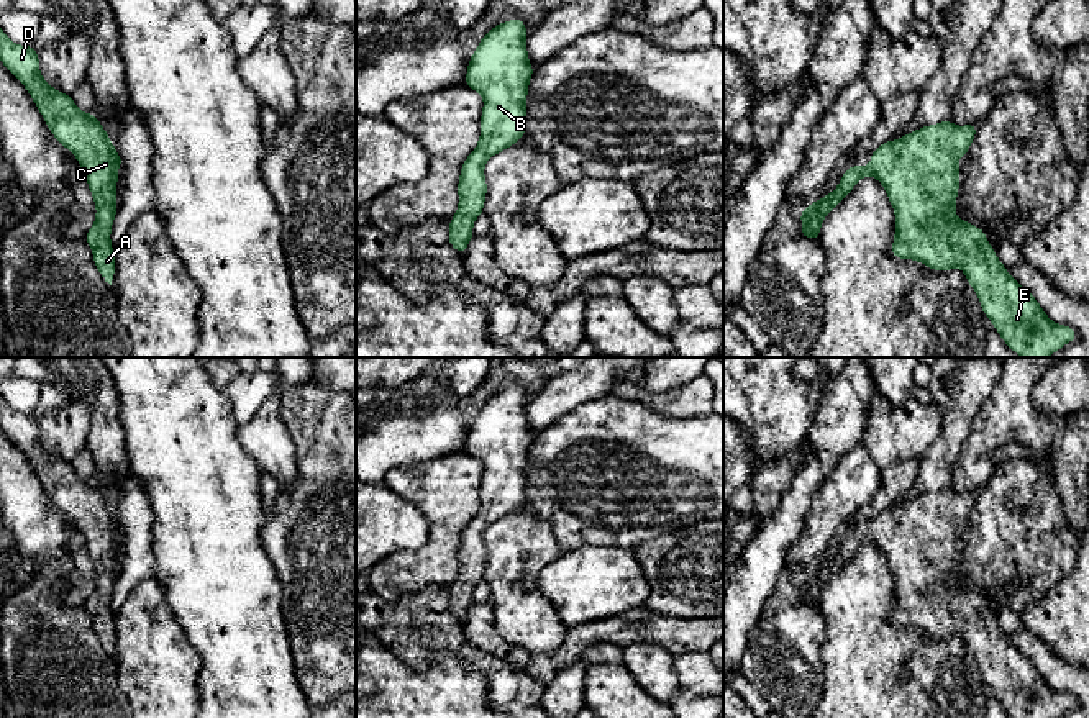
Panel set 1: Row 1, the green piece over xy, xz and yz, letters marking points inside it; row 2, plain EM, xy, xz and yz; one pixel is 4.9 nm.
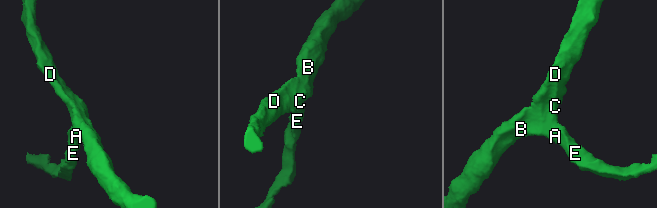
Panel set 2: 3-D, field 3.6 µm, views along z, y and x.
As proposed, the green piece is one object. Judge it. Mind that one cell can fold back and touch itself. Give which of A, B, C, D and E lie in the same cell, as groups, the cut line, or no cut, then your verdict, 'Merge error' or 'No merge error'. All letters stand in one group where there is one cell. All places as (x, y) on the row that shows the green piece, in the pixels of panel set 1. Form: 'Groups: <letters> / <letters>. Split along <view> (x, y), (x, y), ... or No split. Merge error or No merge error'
Groups: A B C D E. No split. No merge error

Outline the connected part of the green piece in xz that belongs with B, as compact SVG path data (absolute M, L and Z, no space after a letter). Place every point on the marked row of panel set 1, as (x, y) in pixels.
M525 21L494 26L469 57L466 84L484 97L481 138L461 167L459 205L449 220L449 244L464 256L474 236L472 225L484 211L487 159L525 136L528 84L535 67L528 62Z

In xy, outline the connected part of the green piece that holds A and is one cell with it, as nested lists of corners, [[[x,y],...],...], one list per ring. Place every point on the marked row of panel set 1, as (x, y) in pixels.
[[[0,28],[0,61],[23,82],[34,100],[49,131],[67,148],[82,166],[92,192],[97,215],[84,239],[93,252],[100,275],[112,285],[115,277],[115,252],[110,241],[116,216],[116,172],[123,159],[116,154],[105,128],[93,113],[80,111],[72,97],[52,89],[39,72],[39,57],[33,46],[20,46]]]

